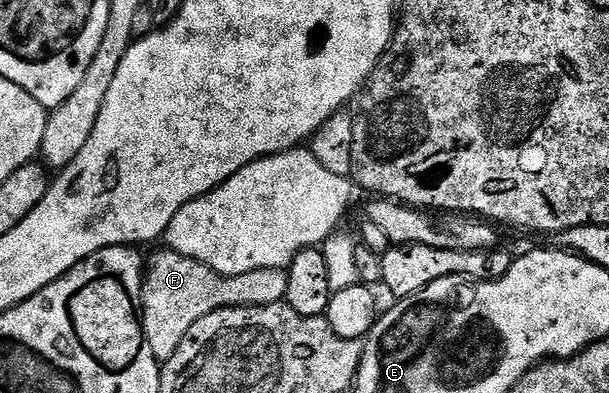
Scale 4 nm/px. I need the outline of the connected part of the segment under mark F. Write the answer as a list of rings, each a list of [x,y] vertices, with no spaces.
[[[171,250],[156,252],[146,264],[144,293],[140,299],[144,337],[150,342],[157,360],[169,360],[178,350],[182,338],[198,322],[214,310],[253,308],[281,303],[288,294],[288,273],[283,268],[250,270],[250,274],[223,276],[194,258],[186,258]]]

